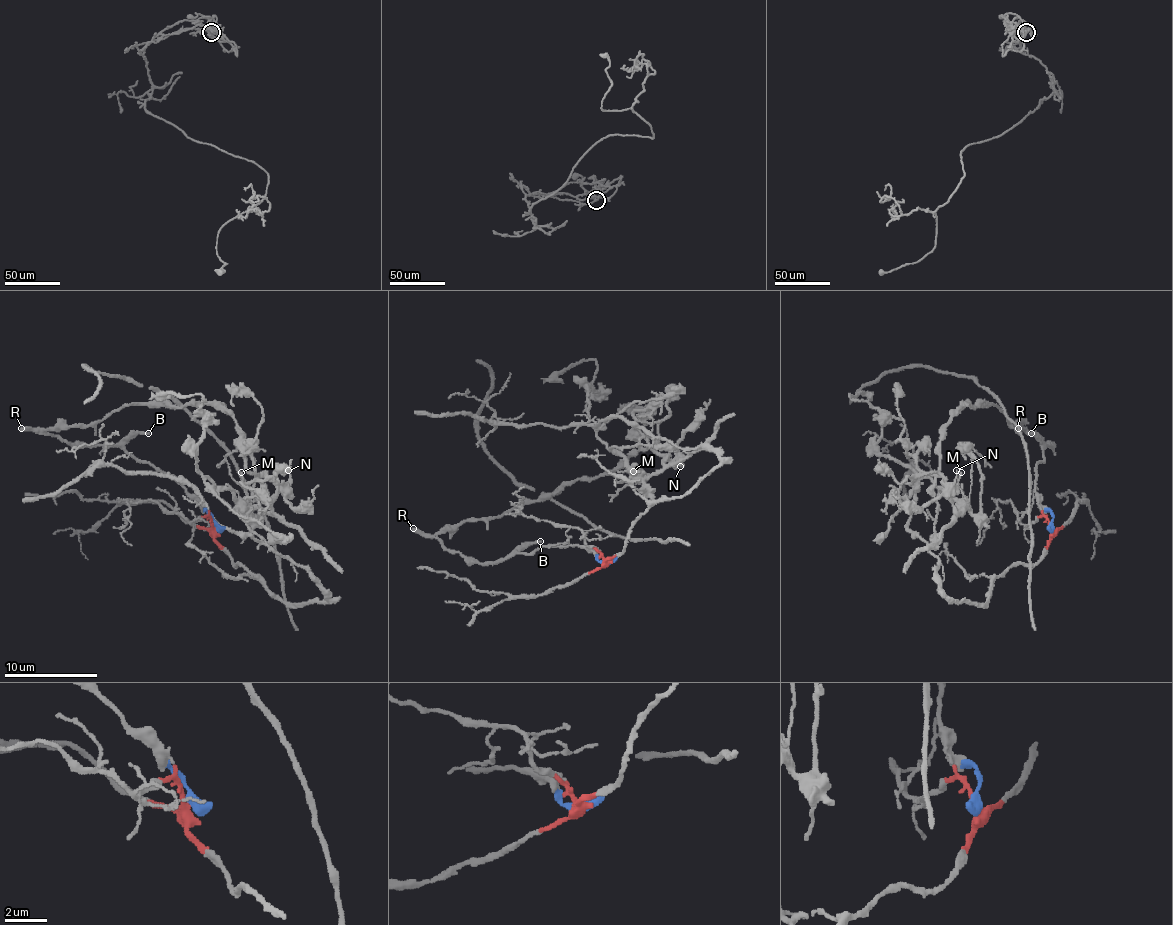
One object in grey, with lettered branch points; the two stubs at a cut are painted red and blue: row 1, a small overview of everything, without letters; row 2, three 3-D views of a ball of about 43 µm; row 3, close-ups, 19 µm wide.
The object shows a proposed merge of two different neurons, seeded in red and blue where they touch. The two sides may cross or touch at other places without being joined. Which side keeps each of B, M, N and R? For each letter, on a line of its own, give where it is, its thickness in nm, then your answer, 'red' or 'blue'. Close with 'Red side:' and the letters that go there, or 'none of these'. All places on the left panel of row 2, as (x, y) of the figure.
B: at (148, 433); 240 nm thick; blue
M: at (241, 472); 130 nm thick; red
N: at (288, 470); 120 nm thick; red
R: at (21, 428); 360 nm thick; blue
Red side: M, N

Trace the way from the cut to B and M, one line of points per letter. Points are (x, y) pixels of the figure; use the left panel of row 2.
B: (216, 527), (211, 515), (188, 492), (127, 450), (125, 444), (130, 439), (148, 432)
M: (216, 527), (232, 562), (285, 601), (327, 599), (220, 497), (243, 497), (241, 471)

